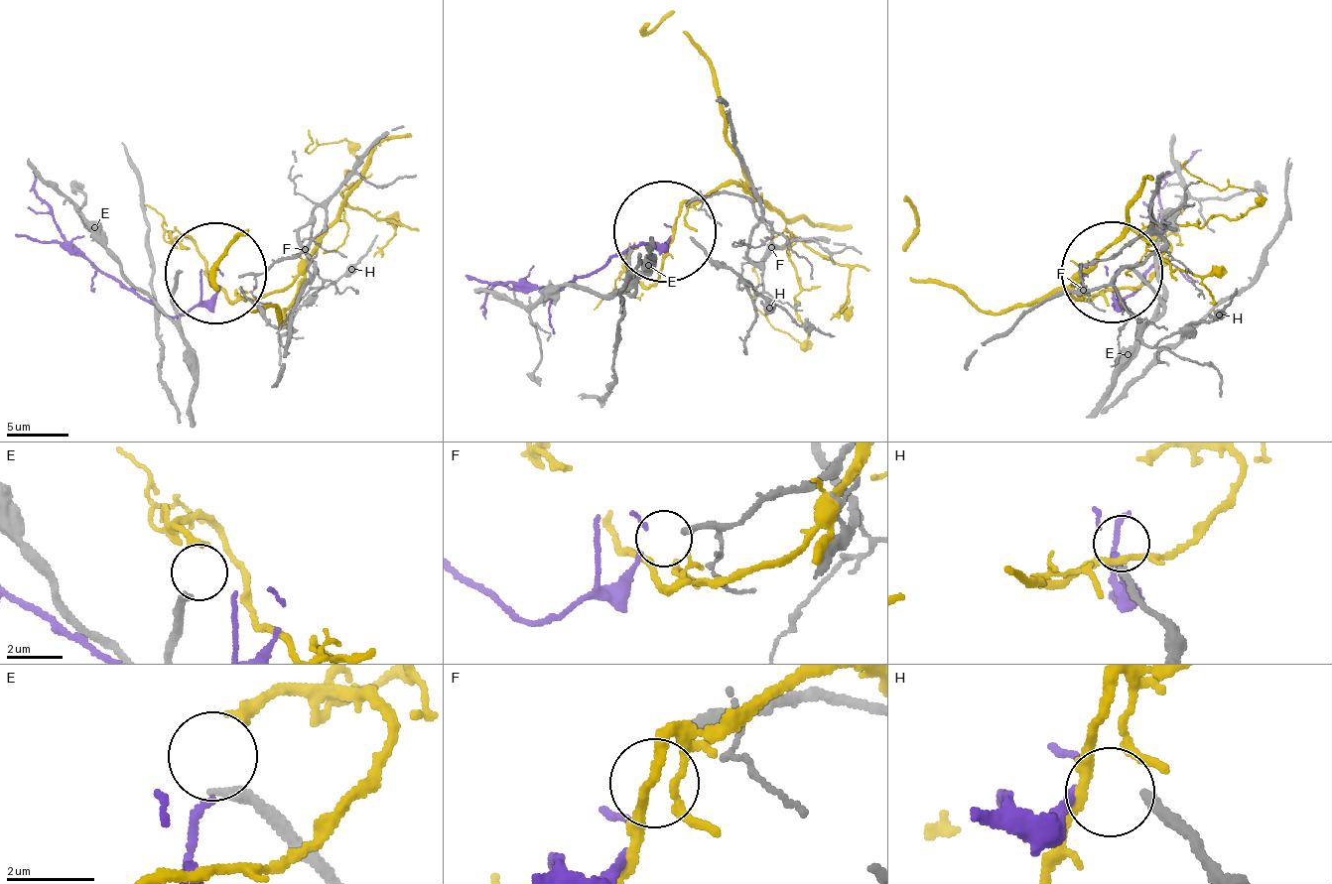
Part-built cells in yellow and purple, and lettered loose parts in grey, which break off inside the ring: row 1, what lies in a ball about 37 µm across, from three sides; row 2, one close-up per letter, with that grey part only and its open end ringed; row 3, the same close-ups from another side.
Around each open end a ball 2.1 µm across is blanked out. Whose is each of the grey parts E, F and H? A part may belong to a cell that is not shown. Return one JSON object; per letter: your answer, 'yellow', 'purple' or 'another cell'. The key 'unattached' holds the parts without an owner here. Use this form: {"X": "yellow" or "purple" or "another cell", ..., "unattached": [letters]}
{"E": "another cell", "F": "purple", "H": "another cell", "unattached": ["E", "H"]}

